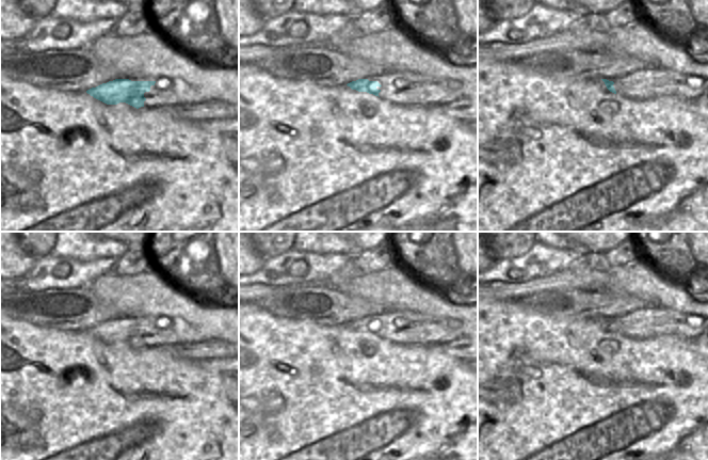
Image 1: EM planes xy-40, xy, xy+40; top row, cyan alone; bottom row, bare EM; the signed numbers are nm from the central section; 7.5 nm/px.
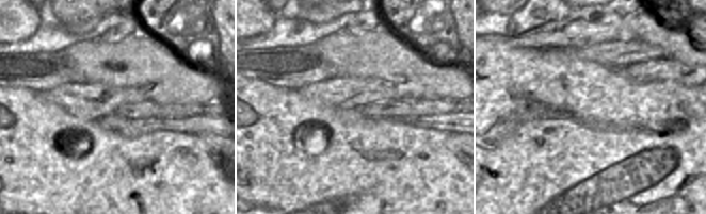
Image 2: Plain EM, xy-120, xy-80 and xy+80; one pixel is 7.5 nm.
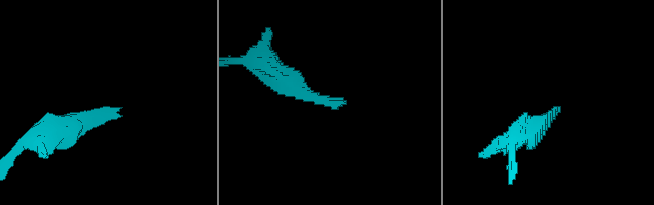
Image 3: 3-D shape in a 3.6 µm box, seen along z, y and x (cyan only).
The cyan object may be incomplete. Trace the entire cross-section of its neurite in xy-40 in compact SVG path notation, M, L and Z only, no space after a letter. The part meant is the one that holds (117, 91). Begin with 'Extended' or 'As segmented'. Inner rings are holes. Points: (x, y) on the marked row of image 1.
Extended. M115 79L92 88L86 93L107 105L126 102L136 109L179 105L168 90L160 90L155 83L152 79Z

